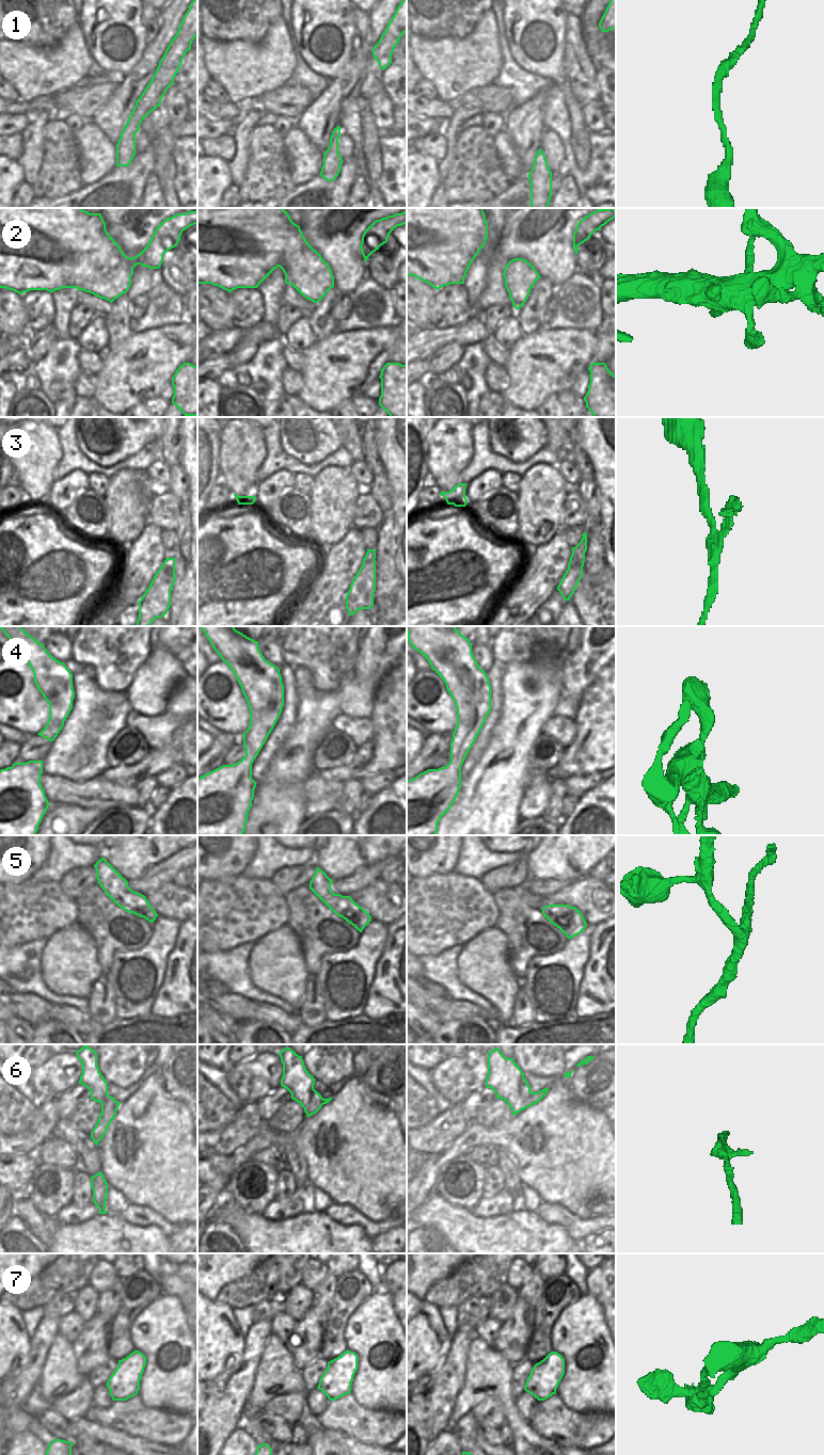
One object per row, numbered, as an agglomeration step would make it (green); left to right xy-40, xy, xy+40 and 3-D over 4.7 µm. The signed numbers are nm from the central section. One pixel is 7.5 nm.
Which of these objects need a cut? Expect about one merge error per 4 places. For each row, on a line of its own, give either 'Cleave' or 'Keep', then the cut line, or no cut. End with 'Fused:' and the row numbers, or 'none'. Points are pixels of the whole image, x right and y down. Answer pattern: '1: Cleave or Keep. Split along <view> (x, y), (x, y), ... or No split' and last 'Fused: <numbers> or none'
1: Keep. No split
2: Keep. No split
3: Cleave. Split along xy+40 (583, 561), (577, 561), (568, 566)
4: Keep. No split
5: Keep. No split
6: Keep. No split
7: Keep. No split
Fused: 3.

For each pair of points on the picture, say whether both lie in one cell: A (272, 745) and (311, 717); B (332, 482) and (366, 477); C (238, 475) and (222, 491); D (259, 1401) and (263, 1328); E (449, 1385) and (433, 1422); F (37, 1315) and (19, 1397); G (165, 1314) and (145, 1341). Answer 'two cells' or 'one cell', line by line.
A: two cells
B: two cells
C: two cells
D: two cells
E: one cell
F: two cells
G: one cell

